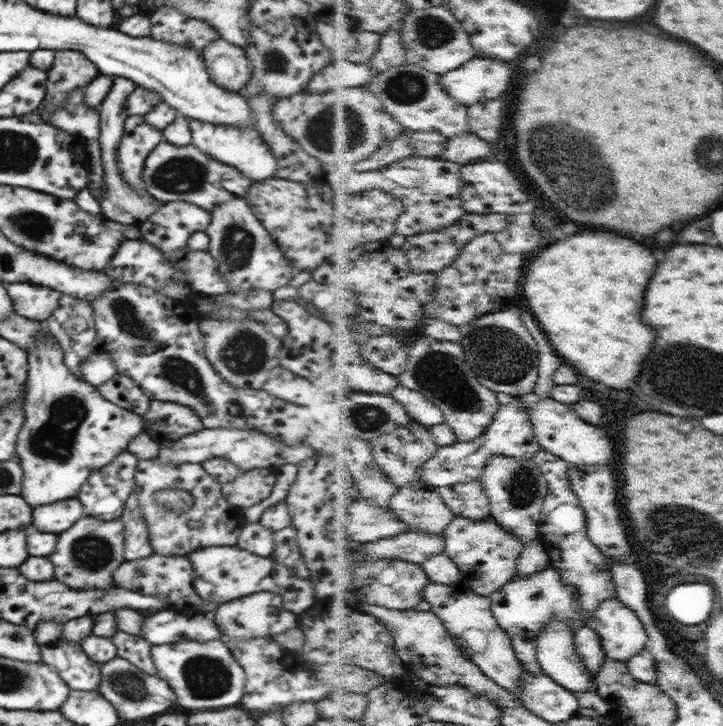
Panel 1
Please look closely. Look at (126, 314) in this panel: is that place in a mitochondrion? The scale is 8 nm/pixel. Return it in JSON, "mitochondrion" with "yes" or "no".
{"mitochondrion":"yes"}

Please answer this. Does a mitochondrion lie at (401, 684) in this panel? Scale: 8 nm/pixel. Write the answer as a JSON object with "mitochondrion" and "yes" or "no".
{"mitochondrion":"no"}

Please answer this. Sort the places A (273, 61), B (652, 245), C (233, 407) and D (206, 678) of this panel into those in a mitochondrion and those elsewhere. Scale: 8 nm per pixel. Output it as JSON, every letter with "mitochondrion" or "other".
{"A":"mitochondrion","B":"other","C":"mitochondrion","D":"mitochondrion"}

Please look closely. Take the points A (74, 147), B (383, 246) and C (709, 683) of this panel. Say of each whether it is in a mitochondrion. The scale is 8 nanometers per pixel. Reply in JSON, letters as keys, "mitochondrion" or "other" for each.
{"A":"mitochondrion","B":"other","C":"other"}

